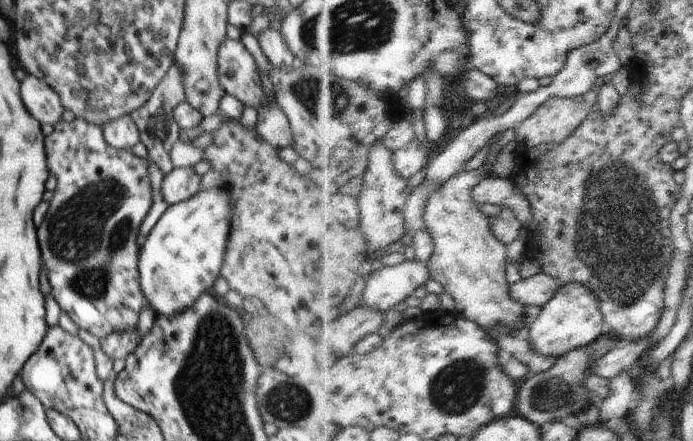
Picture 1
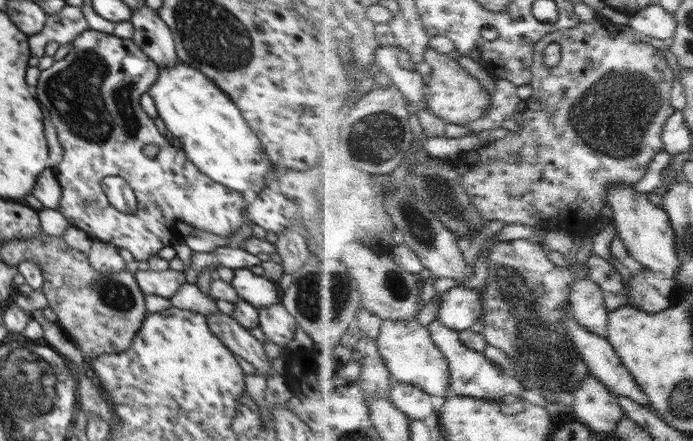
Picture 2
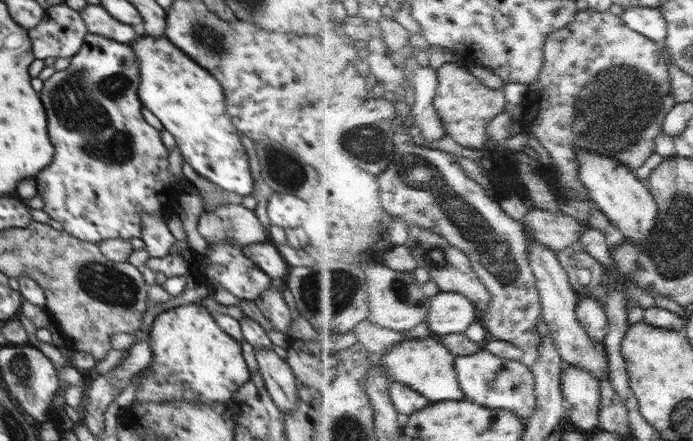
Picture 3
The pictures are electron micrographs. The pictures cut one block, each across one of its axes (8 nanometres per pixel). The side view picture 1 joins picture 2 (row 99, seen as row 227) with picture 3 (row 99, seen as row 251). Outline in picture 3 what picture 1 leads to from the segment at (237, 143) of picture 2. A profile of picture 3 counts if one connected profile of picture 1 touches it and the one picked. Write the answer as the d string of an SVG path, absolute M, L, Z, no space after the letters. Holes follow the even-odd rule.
M140 33L139 38L128 42L128 45L132 47L139 63L140 101L176 139L184 160L200 176L214 182L218 187L242 196L252 194L254 180L248 153L230 115L226 113L226 99L218 80L166 37L154 39Z

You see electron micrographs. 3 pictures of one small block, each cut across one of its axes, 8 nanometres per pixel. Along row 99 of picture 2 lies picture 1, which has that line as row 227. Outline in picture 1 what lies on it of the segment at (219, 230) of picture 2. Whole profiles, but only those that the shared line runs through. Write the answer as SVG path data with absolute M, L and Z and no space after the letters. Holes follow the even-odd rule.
M76 117L71 122L60 121L54 131L45 136L44 148L50 172L58 184L54 198L38 228L38 244L52 286L52 296L72 321L98 338L114 332L126 332L137 326L147 301L140 288L138 234L144 217L152 208L152 184L148 174L148 159L135 156L131 149L118 149L104 140L98 124Z

